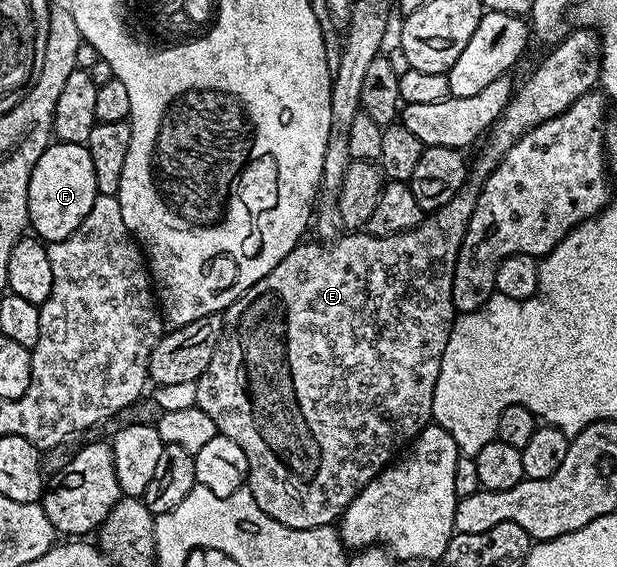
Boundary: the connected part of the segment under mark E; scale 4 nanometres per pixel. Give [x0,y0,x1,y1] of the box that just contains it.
[196,29,601,529]

